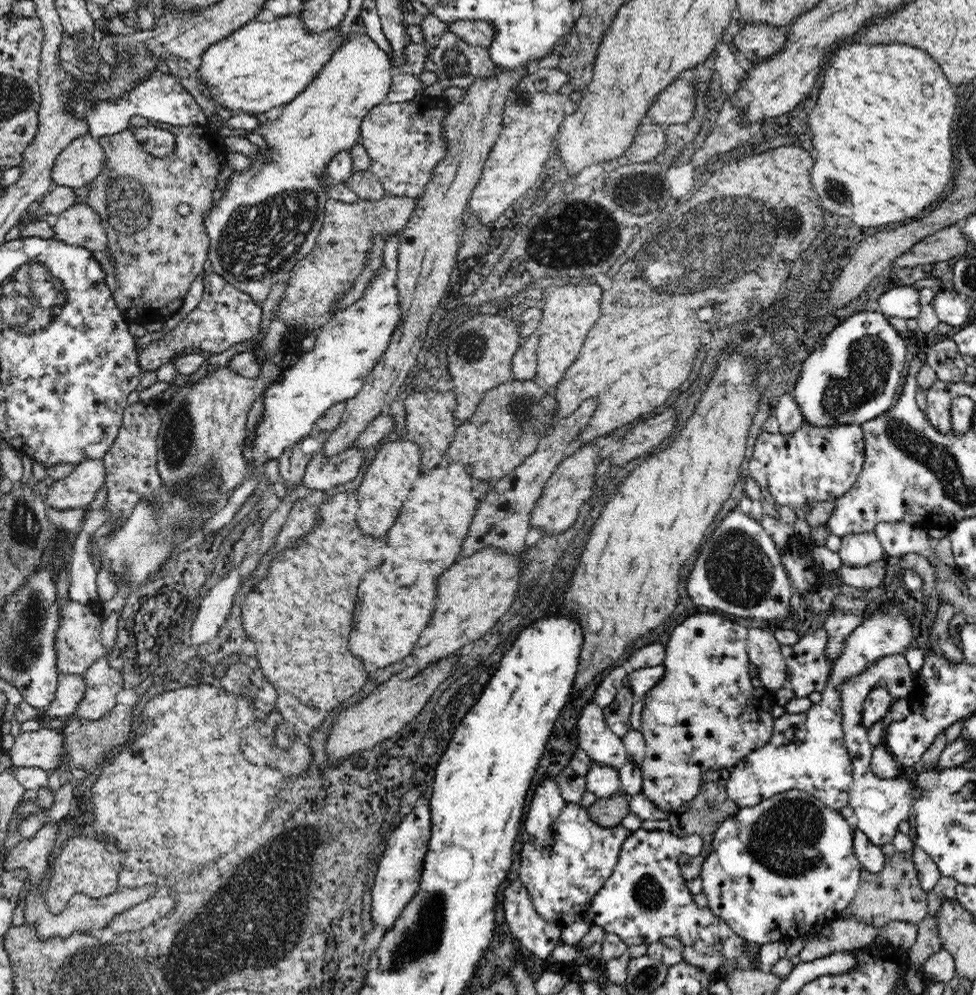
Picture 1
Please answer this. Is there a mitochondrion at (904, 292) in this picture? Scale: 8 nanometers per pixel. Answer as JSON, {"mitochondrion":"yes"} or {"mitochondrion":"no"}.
{"mitochondrion":"no"}

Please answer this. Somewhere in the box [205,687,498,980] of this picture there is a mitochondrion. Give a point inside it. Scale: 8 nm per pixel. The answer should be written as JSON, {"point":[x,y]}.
{"point":[423,937]}

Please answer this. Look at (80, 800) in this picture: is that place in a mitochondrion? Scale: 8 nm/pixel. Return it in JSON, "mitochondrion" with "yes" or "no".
{"mitochondrion":"no"}

